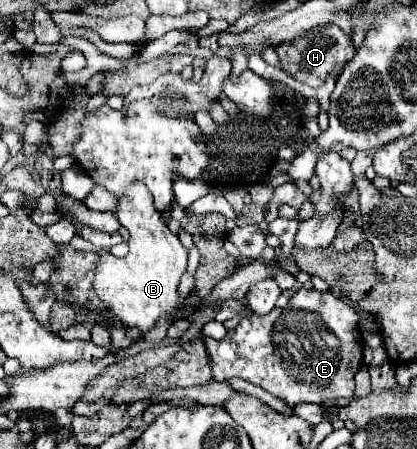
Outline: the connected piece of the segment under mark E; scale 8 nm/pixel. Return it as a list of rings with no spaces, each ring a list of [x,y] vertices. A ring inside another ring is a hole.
[[[299,289],[297,293],[293,293],[289,305],[285,309],[279,309],[275,307],[271,313],[267,315],[249,315],[247,319],[241,319],[239,325],[231,331],[227,331],[227,335],[219,341],[211,339],[211,337],[203,337],[205,341],[205,349],[207,349],[207,359],[211,363],[211,371],[213,371],[213,379],[215,381],[225,381],[225,379],[231,379],[231,377],[239,377],[239,379],[245,379],[245,381],[251,381],[253,385],[259,385],[263,387],[265,391],[269,391],[271,395],[279,397],[281,401],[285,401],[289,407],[295,407],[297,403],[333,403],[335,399],[351,399],[353,397],[353,375],[357,373],[357,369],[361,367],[363,363],[363,339],[361,339],[361,333],[359,333],[359,327],[357,327],[357,321],[359,321],[359,311],[355,307],[351,307],[347,301],[343,299],[335,299],[331,295],[331,291],[317,291],[317,289]]]

